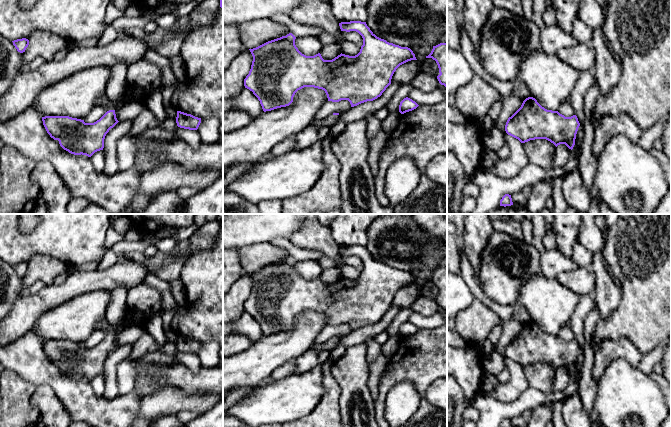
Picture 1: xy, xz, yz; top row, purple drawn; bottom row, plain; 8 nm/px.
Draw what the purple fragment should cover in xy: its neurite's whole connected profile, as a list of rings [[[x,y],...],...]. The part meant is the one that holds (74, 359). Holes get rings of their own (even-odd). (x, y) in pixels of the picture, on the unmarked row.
[[[102,318],[96,330],[108,335],[94,347],[85,347],[84,344],[69,340],[45,340],[42,341],[43,349],[50,361],[58,364],[64,374],[74,379],[91,381],[103,374],[106,358],[119,346],[109,327],[110,323]]]

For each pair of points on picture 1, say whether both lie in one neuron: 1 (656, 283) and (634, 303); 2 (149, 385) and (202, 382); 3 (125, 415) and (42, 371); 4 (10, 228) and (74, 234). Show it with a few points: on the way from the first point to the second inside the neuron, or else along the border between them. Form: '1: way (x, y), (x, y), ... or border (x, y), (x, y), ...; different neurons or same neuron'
1: way (651, 288), (639, 300); same neuron
2: way (162, 379), (185, 379), (189, 381); same neuron
3: way (104, 414), (85, 406), (63, 386); same neuron
4: way (26, 238), (48, 238), (58, 234); same neuron

